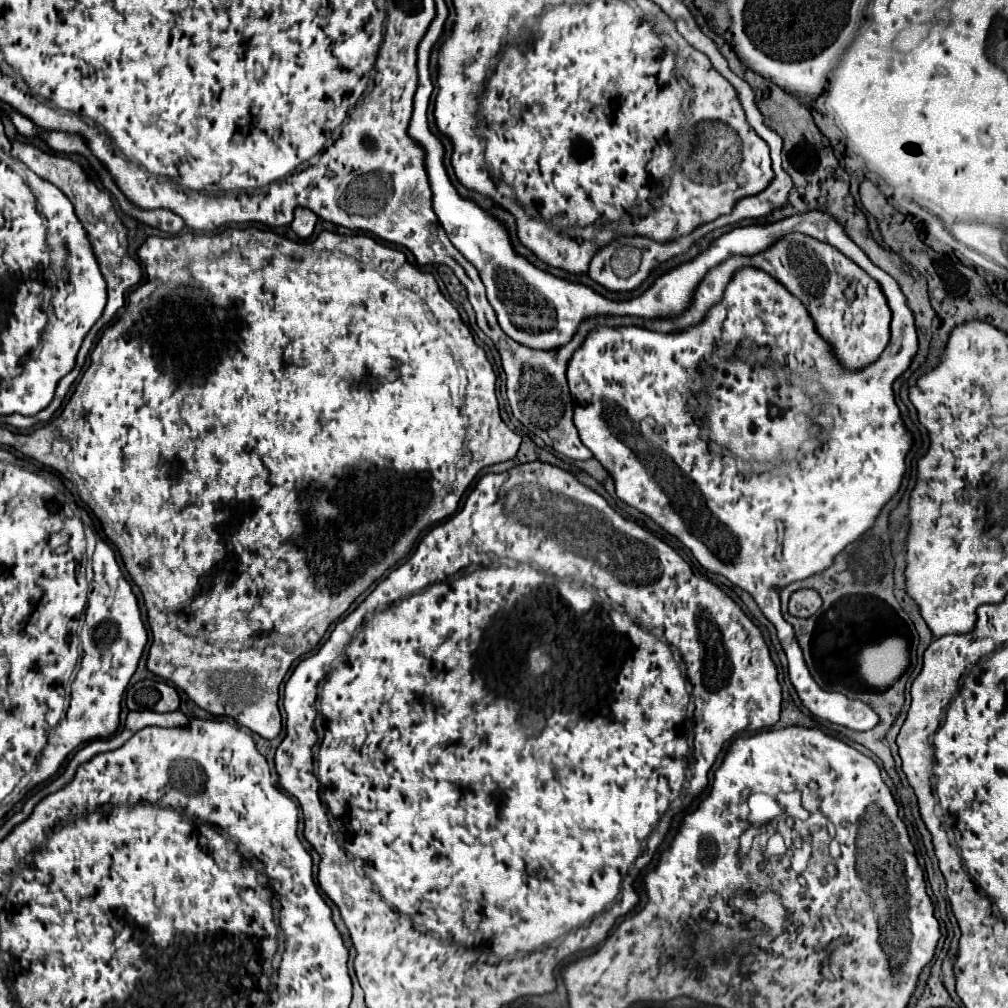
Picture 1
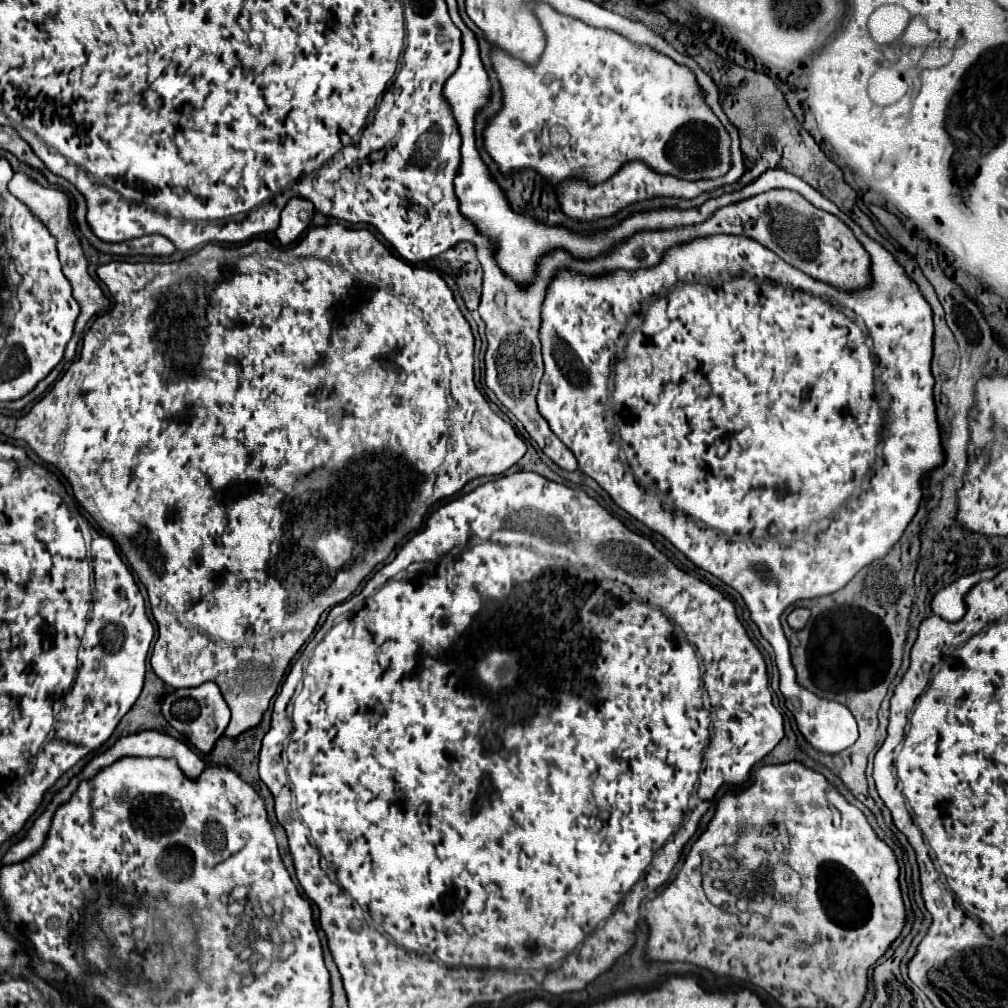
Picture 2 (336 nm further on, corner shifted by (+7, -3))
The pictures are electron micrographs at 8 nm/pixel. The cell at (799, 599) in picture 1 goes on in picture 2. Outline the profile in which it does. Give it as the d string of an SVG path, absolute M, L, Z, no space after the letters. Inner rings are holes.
M797 607L797 609L793 609L791 613L789 613L789 617L787 617L787 621L789 621L789 625L791 625L791 629L795 629L795 631L799 631L799 629L803 629L805 627L805 623L809 621L809 609L803 609L803 607Z

